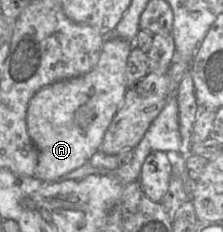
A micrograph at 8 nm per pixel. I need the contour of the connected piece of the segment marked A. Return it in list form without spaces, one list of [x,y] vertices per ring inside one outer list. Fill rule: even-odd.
[[[122,38],[105,39],[98,62],[88,73],[42,87],[31,98],[26,115],[29,136],[38,150],[35,177],[55,182],[89,163],[122,106],[127,91],[126,66],[133,43]]]

